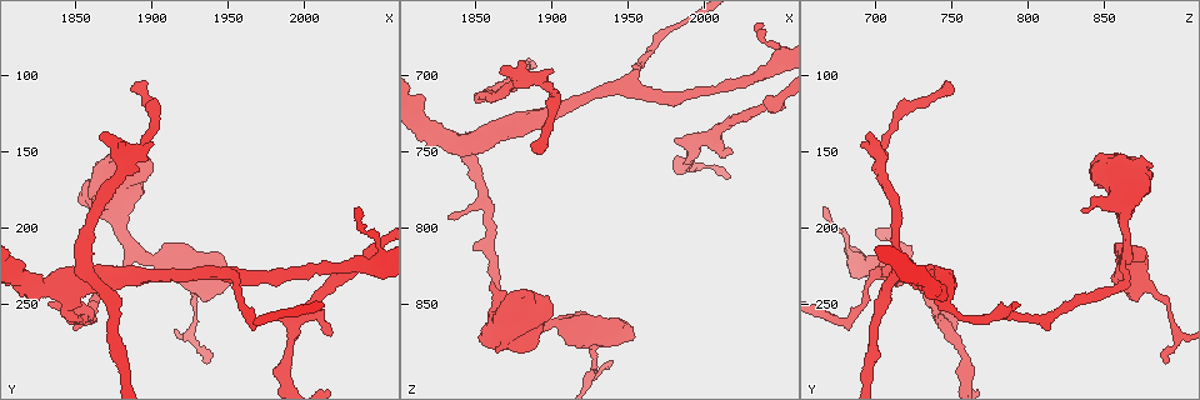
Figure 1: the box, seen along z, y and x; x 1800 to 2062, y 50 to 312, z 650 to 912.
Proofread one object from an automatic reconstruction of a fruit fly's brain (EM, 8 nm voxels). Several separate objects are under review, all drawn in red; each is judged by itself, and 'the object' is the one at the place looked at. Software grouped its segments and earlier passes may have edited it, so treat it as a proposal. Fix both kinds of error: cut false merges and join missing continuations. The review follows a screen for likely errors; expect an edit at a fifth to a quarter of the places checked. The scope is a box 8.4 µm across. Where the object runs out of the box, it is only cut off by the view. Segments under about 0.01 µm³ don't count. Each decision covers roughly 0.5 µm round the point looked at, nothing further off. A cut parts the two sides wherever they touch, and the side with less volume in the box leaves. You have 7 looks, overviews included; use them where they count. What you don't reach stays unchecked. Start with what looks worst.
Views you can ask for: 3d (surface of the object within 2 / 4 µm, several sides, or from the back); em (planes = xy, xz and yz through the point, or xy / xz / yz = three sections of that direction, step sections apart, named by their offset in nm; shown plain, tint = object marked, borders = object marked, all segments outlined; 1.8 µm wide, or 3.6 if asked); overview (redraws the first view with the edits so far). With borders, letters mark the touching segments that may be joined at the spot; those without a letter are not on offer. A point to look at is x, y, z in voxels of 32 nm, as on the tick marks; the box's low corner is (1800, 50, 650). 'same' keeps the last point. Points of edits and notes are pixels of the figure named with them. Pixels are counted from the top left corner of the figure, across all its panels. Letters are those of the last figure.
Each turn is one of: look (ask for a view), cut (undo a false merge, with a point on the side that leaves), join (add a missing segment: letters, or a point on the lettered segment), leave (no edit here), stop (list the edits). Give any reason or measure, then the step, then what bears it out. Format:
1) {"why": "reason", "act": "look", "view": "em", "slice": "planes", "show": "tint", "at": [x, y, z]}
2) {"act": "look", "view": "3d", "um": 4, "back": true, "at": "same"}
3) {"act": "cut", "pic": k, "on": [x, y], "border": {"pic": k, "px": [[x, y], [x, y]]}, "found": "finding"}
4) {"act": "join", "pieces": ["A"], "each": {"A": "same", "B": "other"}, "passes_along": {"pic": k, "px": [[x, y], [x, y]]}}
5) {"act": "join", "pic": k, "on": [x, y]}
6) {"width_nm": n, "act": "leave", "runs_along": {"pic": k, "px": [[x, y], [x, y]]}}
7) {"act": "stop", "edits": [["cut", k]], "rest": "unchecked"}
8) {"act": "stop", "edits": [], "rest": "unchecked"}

{"why": "thin end", "act": "look", "view": "em", "slice": "yz", "step": 16, "show": "borders", "at": [1890, 104, 748]}

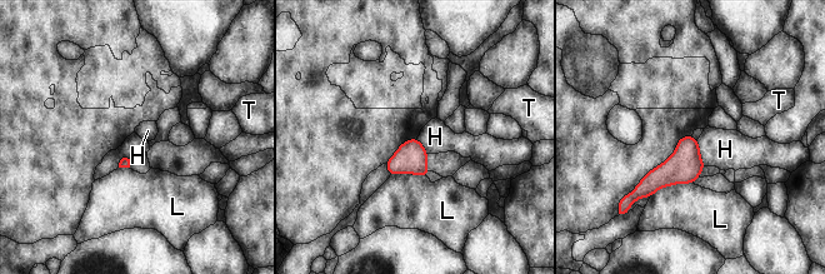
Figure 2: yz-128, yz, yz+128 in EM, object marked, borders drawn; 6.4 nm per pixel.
{"longest_contact_nm": ["L", 300], "act": "leave", "each": {"H": "other", "L": "other", "T": "other"}, "border": {"pic": 2, "px": [[696, 139], [700, 158], [706, 165]]}, "found": "none of them fits"}

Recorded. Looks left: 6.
{"why": "branch stops here", "act": "look", "view": "em", "slice": "xy", "step": 4, "show": "tint", "at": [1938, 286, 890]}

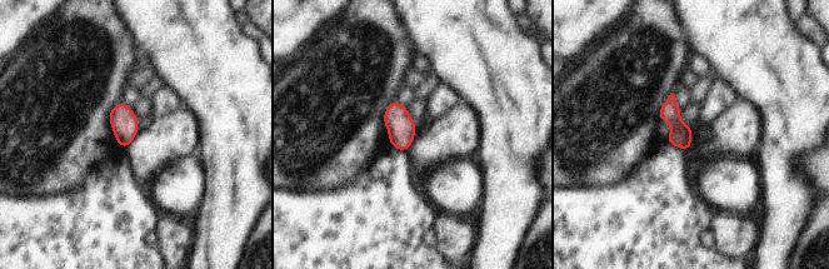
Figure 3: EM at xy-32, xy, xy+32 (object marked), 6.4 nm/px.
{"why": "another direction", "act": "look", "view": "em", "slice": "planes", "show": "borders", "at": "same"}

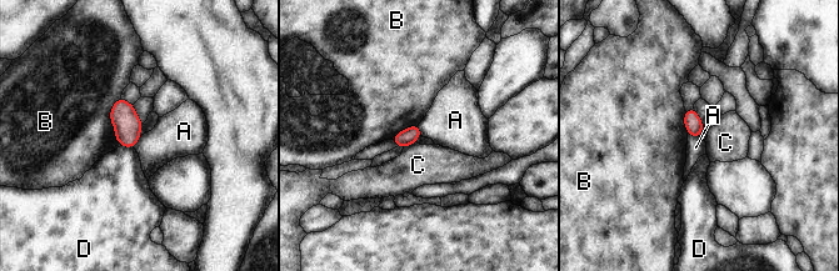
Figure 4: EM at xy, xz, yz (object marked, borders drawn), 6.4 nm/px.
{"longest_contact_nm": ["B", 320], "act": "leave", "each": {"A": "other", "B": "other", "C": "other", "D": "other"}, "border": {"pic": 4, "px": [[688, 133], [702, 139]]}, "found": "none of them fits"}

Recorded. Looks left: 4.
{"why": "an open end", "act": "look", "view": "3d", "um": 2, "at": [1860, 188, 836]}

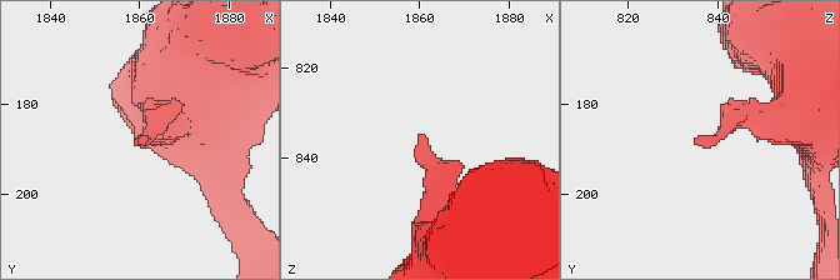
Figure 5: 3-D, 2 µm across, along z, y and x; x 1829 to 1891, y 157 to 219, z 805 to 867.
{"why": "need the tissue", "act": "look", "view": "em", "slice": "yz", "step": 8, "show": "tint", "at": [1859, 188, 835]}

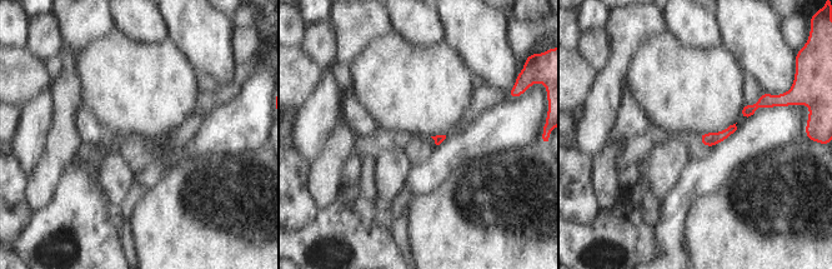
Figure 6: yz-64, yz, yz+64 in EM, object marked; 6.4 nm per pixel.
{"act": "look", "view": "em", "slice": "planes", "show": "borders", "at": "same"}

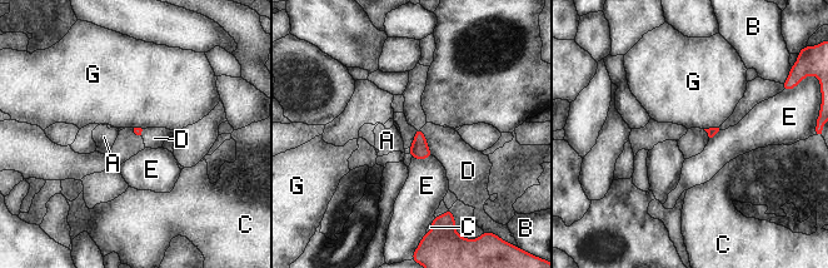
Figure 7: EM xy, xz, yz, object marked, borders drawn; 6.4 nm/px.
{"act": "leave", "each": {"A": "other", "B": "other", "C": "other", "D": "other", "E": "other", "G": "other"}, "border": {"pic": 7, "px": [[718, 127], [704, 129]]}, "found": "no lettered segment goes on from it"}

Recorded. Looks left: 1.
{"act": "stop", "edits": [], "rest": "unchecked"}

